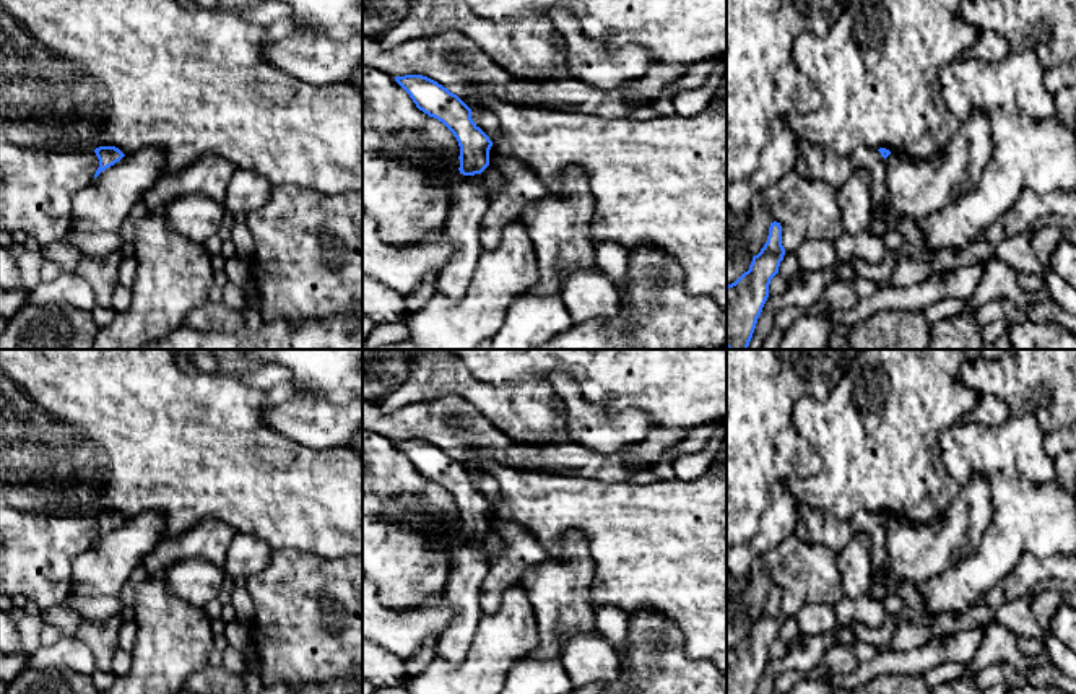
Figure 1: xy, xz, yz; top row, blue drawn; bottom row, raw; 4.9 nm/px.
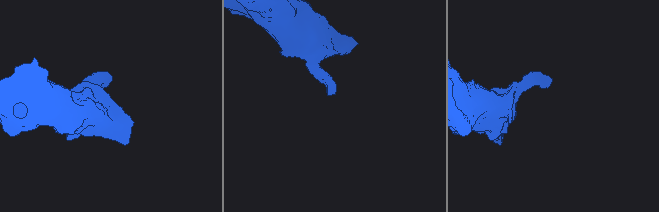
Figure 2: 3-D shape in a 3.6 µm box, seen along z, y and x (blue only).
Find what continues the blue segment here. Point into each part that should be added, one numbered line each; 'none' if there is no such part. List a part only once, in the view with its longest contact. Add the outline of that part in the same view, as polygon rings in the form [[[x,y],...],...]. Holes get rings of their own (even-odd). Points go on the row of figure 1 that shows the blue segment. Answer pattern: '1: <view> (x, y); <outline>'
1: xz (468, 202); [[[481,174],[466,176],[465,182],[452,192],[445,229],[452,239],[453,252],[437,276],[437,293],[452,301],[462,301],[476,262],[483,252],[479,224],[489,203],[489,195],[479,187]]]

